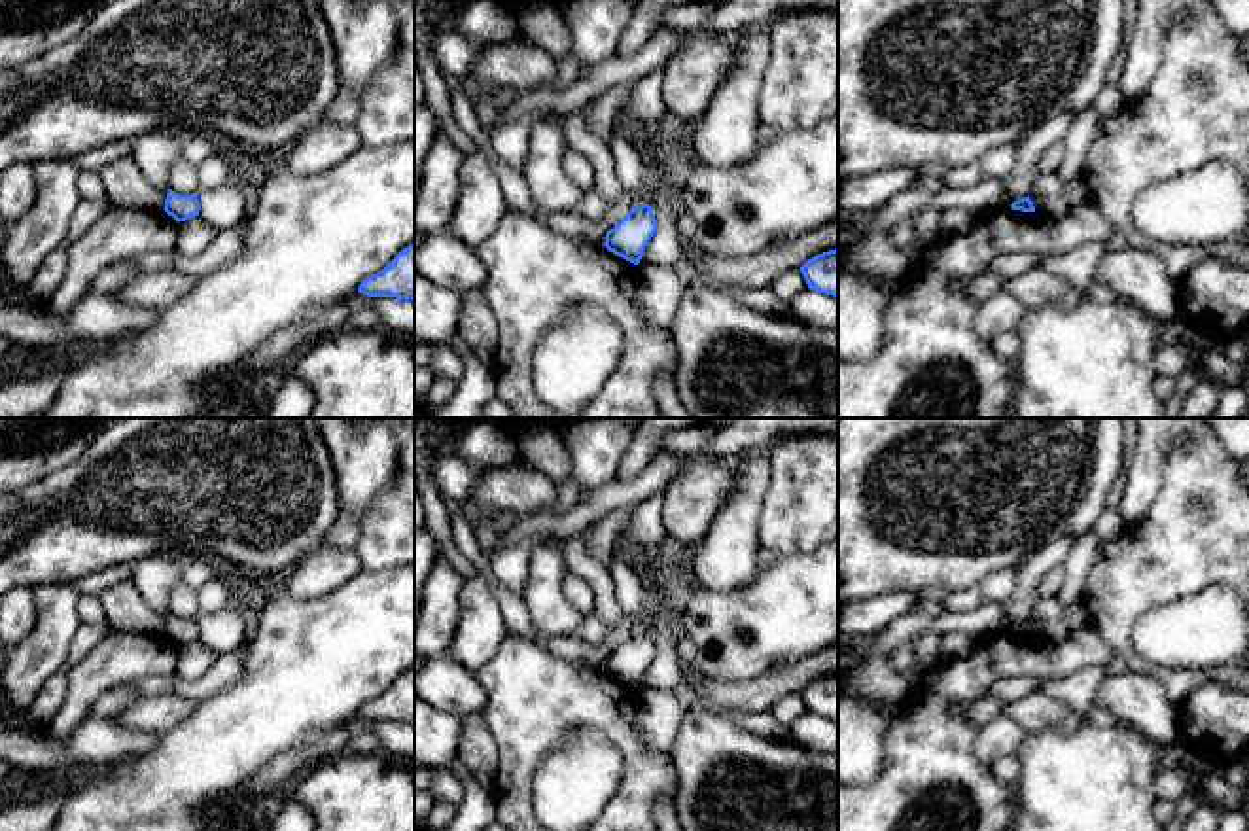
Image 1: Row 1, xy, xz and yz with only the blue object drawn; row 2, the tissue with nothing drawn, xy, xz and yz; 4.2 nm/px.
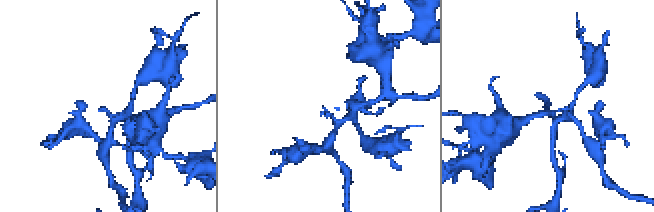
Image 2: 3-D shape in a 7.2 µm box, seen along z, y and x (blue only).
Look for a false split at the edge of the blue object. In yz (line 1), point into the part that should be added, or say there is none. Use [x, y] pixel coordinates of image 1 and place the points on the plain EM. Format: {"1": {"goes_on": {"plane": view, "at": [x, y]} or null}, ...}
{"1": {"goes_on": null}}

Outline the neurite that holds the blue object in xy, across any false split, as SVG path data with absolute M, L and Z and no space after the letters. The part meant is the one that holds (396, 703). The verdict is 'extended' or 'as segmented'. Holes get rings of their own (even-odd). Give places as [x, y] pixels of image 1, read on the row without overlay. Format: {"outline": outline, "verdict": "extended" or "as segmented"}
{"outline": "M414 666L403 672L382 695L358 710L367 721L414 723Z", "verdict": "as segmented"}

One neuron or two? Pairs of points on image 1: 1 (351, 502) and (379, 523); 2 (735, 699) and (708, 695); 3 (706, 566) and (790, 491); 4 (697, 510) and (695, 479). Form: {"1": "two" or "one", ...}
{"1": "two", "2": "one", "3": "two", "4": "one"}

